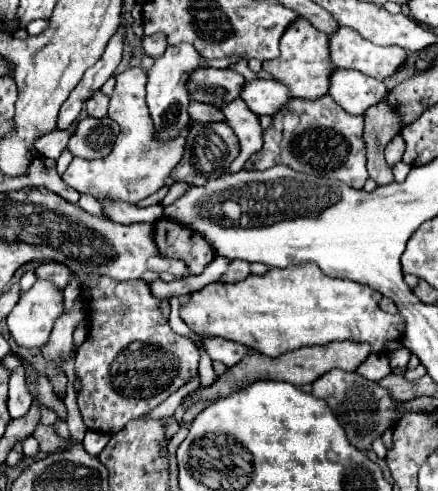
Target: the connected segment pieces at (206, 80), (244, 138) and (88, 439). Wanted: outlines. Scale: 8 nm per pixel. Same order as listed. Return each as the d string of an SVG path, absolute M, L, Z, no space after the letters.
M197 68L187 80L187 92L191 100L205 102L211 106L221 106L239 96L239 88L245 78L229 68Z
M241 98L223 104L221 112L225 114L225 122L233 128L233 132L241 142L241 154L237 156L237 160L245 162L253 152L257 152L263 146L263 136L261 136L263 128L259 126L257 116L247 108L247 104Z
M88 429L83 440L83 446L89 454L97 457L109 442L109 438L110 435L108 434L101 434L101 432L93 432L93 430Z

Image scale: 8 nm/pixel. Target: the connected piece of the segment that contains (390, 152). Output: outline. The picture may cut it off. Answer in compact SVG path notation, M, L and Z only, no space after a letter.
M397 134L397 136L387 144L387 148L385 148L385 160L387 160L387 164L391 166L391 164L399 162L401 156L403 156L403 150L405 150L405 140L403 140L401 134Z

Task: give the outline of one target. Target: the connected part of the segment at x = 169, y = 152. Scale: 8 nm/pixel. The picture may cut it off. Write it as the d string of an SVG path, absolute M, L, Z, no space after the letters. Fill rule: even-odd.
M129 68L117 76L117 84L109 102L109 118L121 126L121 134L109 156L99 160L73 158L63 174L63 180L77 192L89 192L99 200L109 196L125 200L129 204L137 204L139 200L157 192L169 178L175 164L181 160L187 130L169 144L157 142L157 138L153 136L153 122L145 104L145 82L147 74L141 68Z

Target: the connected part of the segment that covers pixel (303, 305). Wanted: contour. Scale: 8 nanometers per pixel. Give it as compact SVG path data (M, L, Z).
M295 264L289 268L269 268L263 276L247 276L241 282L233 284L221 284L213 282L205 286L201 292L193 292L191 298L181 302L181 318L185 324L205 336L223 336L227 340L233 340L237 344L243 344L247 348L253 348L265 356L279 356L283 352L301 348L301 346L321 346L329 344L333 340L351 340L351 342L367 342L371 344L371 352L379 354L385 350L385 344L391 340L403 338L405 324L401 322L401 314L389 314L379 308L381 292L371 290L369 286L363 286L353 280L341 280L341 278L329 278L325 276L317 264Z

